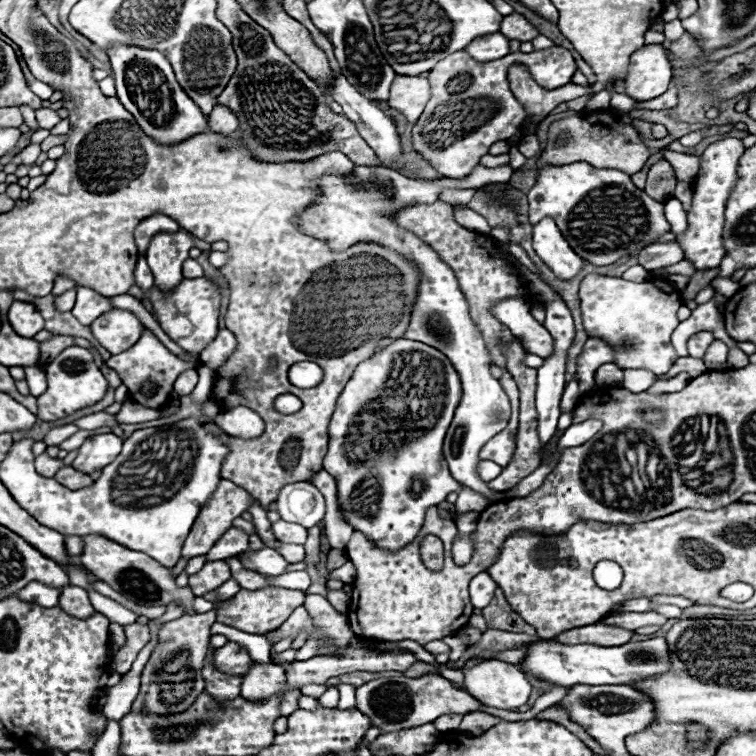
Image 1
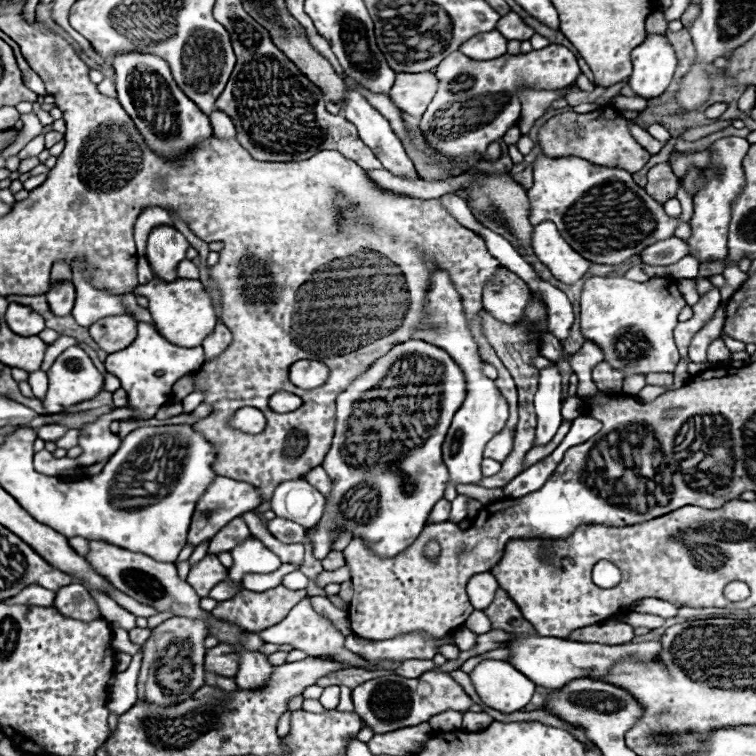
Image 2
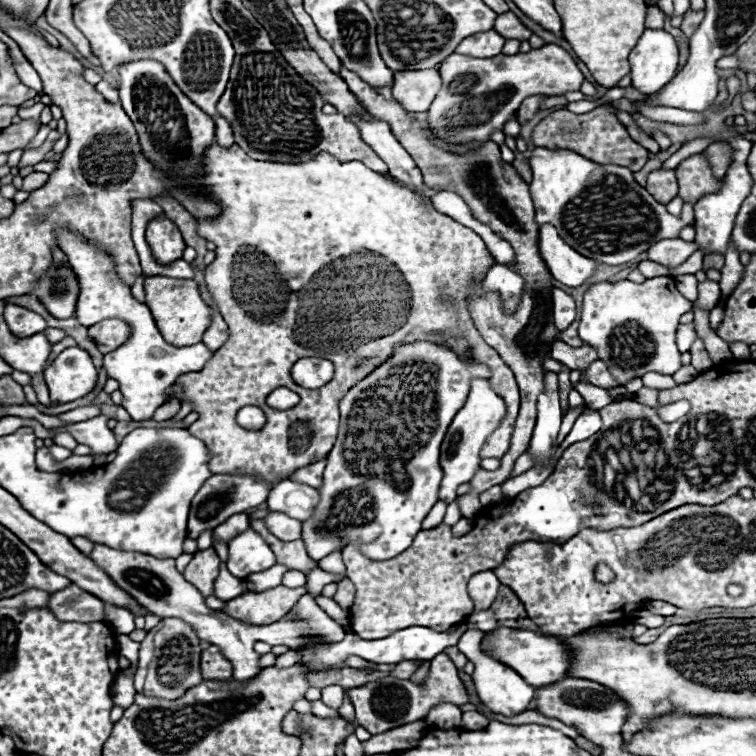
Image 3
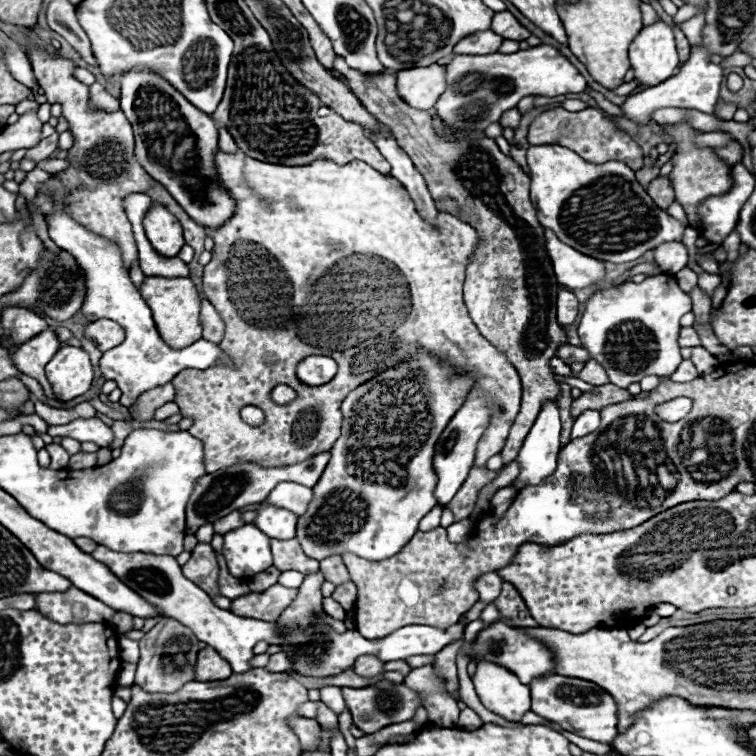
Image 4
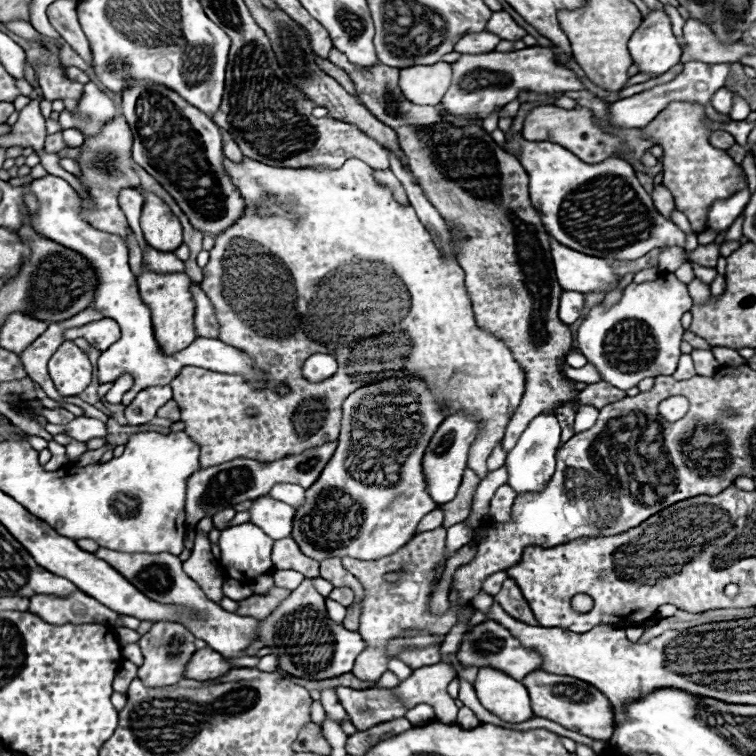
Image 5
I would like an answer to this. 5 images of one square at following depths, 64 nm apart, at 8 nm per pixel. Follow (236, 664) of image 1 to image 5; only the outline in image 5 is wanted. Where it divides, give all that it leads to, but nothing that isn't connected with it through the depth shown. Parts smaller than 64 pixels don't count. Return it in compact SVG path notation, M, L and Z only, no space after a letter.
M202 648L202 650L196 650L192 660L188 662L186 666L186 678L192 678L192 680L214 680L214 678L220 678L224 676L232 666L214 650L210 648Z

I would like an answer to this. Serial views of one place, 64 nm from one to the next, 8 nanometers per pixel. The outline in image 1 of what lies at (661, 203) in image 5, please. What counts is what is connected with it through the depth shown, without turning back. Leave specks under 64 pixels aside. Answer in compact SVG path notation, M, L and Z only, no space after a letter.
M660 160L656 162L650 172L648 172L648 182L646 182L646 188L644 192L658 200L658 202L666 202L668 198L672 198L674 194L674 188L676 188L676 174L674 174L674 168L670 162L666 160Z

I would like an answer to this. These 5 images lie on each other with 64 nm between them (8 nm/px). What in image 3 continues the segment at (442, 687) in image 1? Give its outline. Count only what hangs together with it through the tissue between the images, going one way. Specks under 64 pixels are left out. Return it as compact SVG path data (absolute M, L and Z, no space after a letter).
M438 654L432 658L430 670L420 686L414 684L412 680L400 680L394 676L386 676L386 678L380 678L380 680L374 680L364 686L348 690L348 698L352 700L352 704L356 708L356 722L360 726L364 726L370 734L380 734L390 728L398 728L398 726L404 726L410 722L424 720L428 716L428 712L442 702L448 702L454 706L464 706L470 702L466 688L458 678L458 670L446 654Z

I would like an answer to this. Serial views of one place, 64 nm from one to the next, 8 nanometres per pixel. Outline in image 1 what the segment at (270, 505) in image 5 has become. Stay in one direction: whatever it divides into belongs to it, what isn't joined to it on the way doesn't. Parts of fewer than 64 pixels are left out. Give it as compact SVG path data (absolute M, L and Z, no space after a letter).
M278 520L272 524L272 532L284 544L304 544L306 542L306 528L292 524L292 522Z

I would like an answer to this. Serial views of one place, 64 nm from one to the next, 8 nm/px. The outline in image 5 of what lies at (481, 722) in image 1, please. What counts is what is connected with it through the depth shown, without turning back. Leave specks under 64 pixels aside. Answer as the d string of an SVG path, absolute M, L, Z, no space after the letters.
M464 706L464 708L460 708L460 712L458 712L456 724L462 726L462 728L476 728L476 726L480 726L480 720L476 718L476 714L474 714L470 708Z

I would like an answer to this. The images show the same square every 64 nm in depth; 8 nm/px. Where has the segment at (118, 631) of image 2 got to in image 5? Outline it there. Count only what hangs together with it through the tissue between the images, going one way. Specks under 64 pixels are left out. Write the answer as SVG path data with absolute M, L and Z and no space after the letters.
M122 644L122 656L124 656L124 660L130 660L130 662L134 662L136 666L140 666L142 664L142 652L140 652L140 648L138 648L138 644Z

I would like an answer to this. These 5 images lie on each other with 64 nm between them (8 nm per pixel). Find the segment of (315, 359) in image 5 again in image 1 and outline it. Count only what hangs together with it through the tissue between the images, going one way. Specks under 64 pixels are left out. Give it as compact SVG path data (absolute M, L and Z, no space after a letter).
M298 362L290 368L288 372L288 378L290 378L290 384L298 386L298 388L314 388L322 382L322 368L314 362Z

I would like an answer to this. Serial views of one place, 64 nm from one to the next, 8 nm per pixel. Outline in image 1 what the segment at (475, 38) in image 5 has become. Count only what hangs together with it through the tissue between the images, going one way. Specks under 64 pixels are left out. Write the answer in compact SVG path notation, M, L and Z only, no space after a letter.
M494 32L494 34L486 34L486 36L472 40L464 50L478 62L490 62L490 60L504 58L510 52L508 42L510 40L504 34Z

